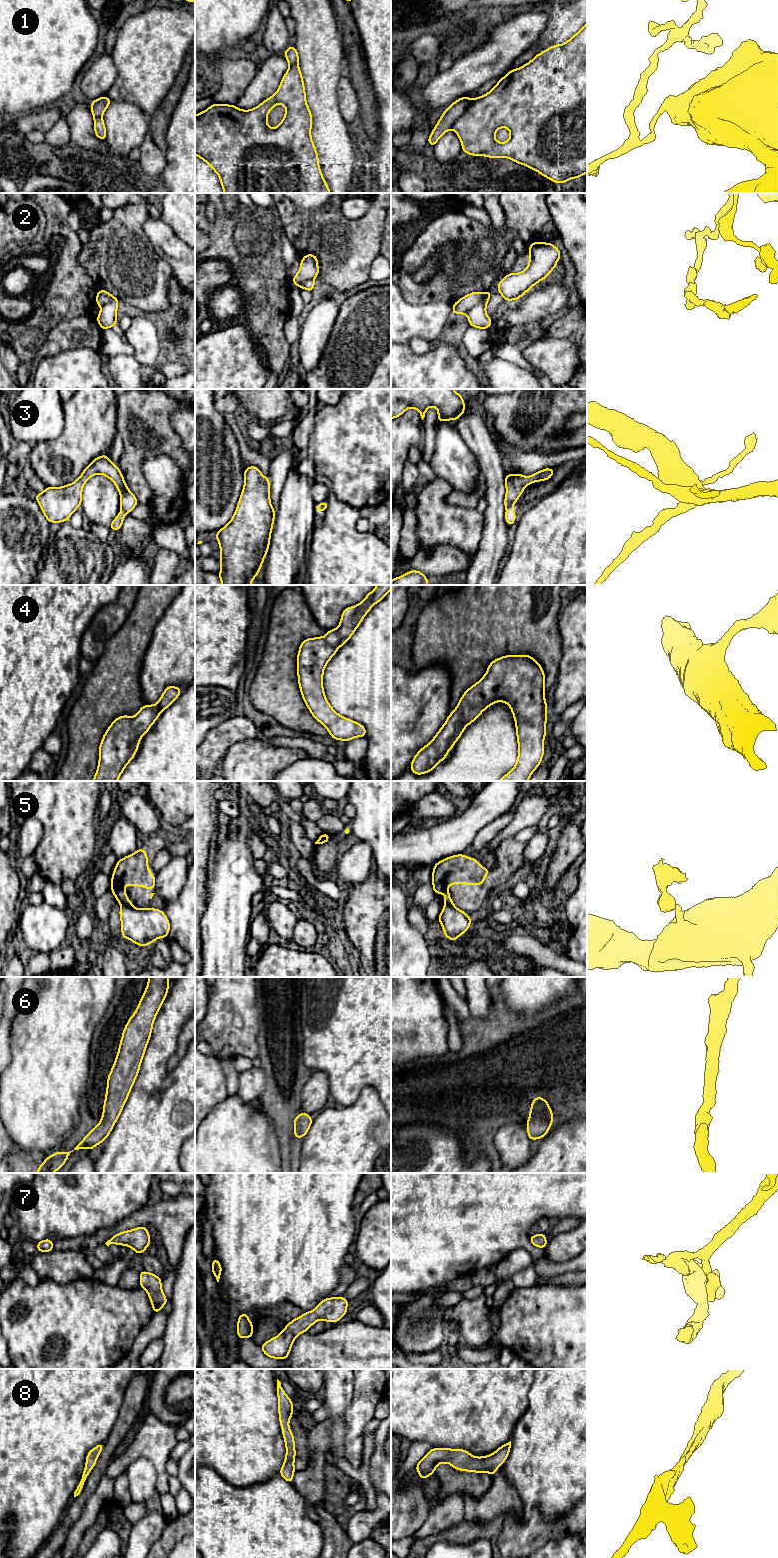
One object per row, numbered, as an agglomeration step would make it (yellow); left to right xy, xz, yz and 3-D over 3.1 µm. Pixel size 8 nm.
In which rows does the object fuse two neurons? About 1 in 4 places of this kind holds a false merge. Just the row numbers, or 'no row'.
1, 2, 3, 5

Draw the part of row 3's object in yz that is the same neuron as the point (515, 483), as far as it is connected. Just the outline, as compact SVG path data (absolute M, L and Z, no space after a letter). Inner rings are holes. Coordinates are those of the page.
M546 468L526 477L522 474L508 474L505 476L506 496L504 499L504 505L506 510L511 508L518 498L523 493L524 488L528 484L535 483L537 481L546 481L552 477L555 470L552 468Z

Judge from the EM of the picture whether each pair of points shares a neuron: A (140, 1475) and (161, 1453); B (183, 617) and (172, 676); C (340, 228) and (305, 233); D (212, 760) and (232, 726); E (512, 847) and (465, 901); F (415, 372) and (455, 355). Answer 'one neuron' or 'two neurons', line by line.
A: two neurons
B: one neuron
C: two neurons
D: one neuron
E: one neuron
F: one neuron

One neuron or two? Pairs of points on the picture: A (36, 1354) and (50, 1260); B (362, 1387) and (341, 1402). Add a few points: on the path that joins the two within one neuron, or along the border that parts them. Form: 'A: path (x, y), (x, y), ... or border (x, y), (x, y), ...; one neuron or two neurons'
A: border (39, 1279), (52, 1279), (59, 1283), (70, 1282); two neurons
B: border (354, 1379), (353, 1397), (343, 1414); two neurons

